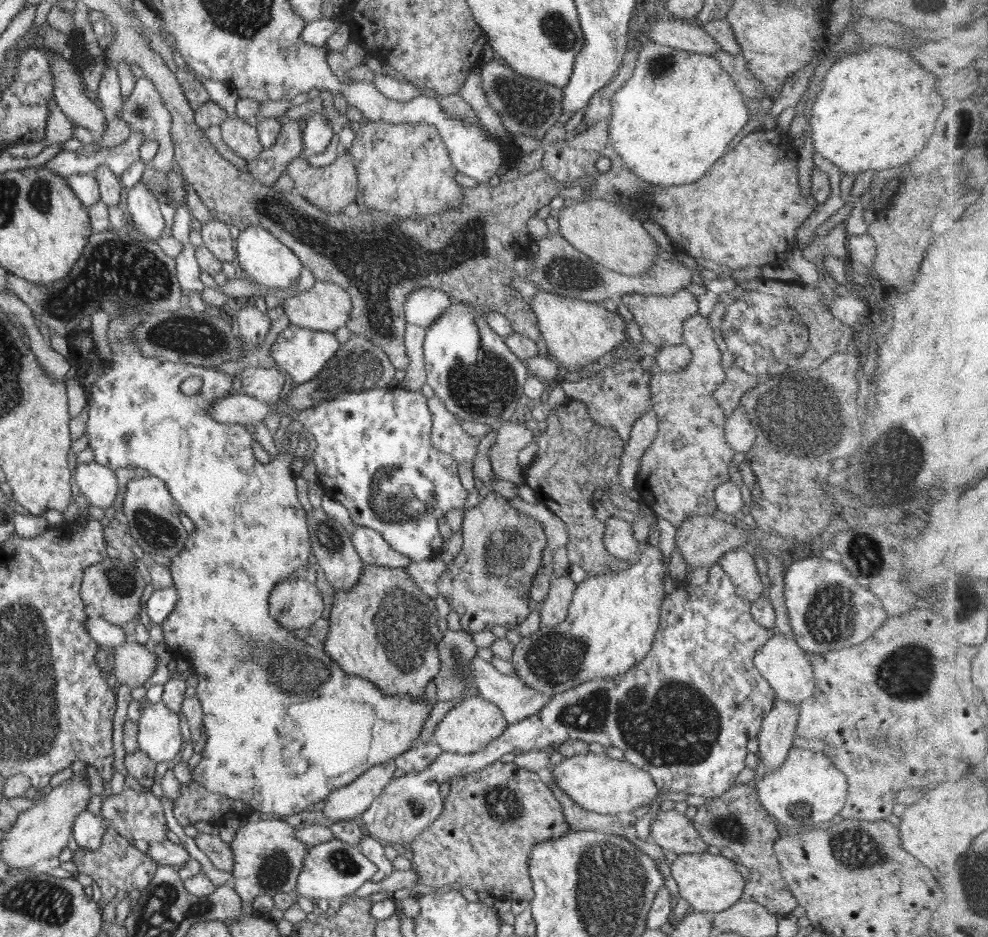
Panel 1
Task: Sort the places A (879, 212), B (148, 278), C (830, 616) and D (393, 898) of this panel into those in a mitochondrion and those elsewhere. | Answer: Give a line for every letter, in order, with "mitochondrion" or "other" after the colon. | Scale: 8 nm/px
A: other
B: mitochondrion
C: mitochondrion
D: other

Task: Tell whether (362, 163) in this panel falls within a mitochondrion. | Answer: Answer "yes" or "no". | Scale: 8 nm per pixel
no

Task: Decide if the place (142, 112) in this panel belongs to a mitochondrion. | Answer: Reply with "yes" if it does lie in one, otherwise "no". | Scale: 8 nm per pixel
yes

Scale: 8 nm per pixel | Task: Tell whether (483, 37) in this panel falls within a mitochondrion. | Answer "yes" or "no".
no

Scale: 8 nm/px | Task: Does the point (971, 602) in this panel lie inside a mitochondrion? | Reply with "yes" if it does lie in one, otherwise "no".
yes

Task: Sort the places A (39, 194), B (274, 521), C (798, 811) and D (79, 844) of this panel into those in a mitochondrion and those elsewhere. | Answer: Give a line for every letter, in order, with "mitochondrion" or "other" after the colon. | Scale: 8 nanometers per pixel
A: mitochondrion
B: other
C: mitochondrion
D: other

